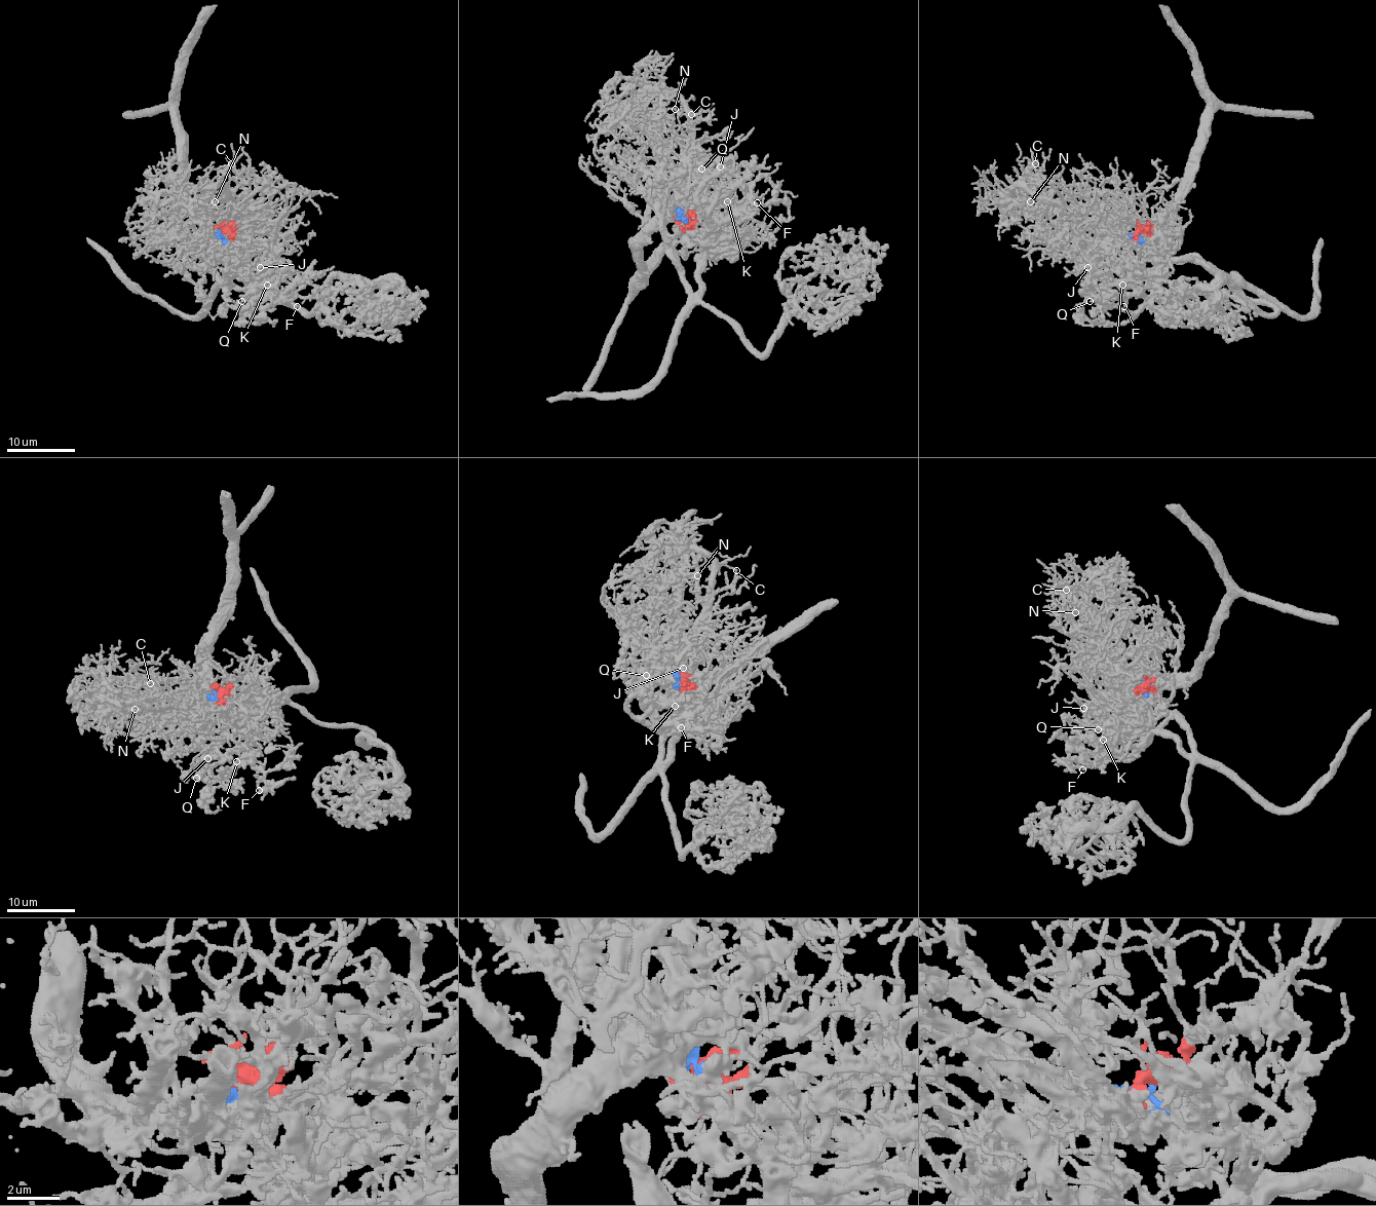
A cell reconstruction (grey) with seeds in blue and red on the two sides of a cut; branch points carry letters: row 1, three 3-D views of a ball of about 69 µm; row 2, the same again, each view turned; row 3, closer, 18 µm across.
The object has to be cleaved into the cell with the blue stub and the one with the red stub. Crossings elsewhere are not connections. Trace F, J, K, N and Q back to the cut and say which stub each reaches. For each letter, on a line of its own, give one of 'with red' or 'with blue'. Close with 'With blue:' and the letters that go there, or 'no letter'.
F: with blue
J: with blue
K: with blue
N: with red
Q: with blue
With blue: F, J, K, Q

